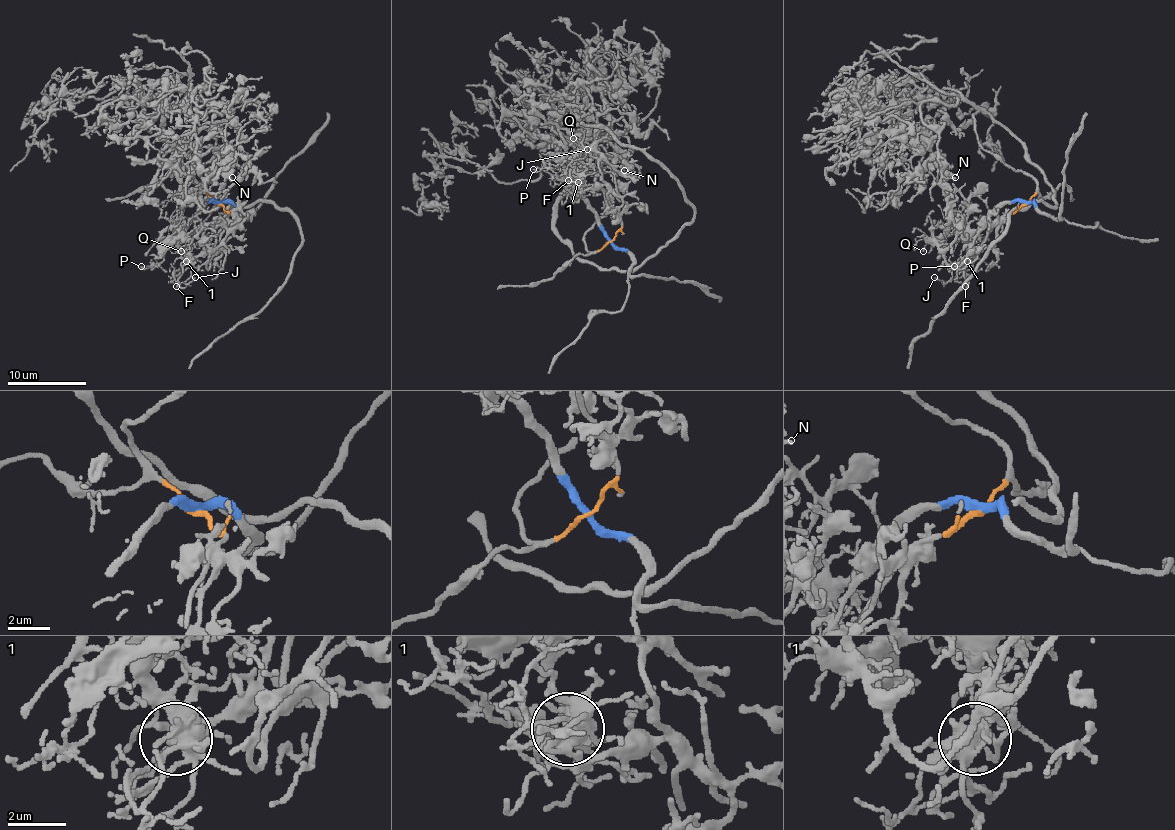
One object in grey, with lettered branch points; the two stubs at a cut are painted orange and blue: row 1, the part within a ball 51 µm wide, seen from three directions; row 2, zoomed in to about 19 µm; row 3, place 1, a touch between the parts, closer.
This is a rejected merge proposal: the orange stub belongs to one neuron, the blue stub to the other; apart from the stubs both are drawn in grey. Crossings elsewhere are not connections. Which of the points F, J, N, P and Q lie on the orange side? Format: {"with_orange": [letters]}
{"with_orange": ["N"]}

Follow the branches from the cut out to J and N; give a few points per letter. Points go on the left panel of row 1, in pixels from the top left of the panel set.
J: (219, 204), (213, 200), (207, 202), (179, 238), (179, 249), (185, 255), (178, 279), (189, 283), (195, 277)
N: (219, 204), (193, 179), (215, 133), (178, 108), (193, 98), (229, 106), (233, 177)

